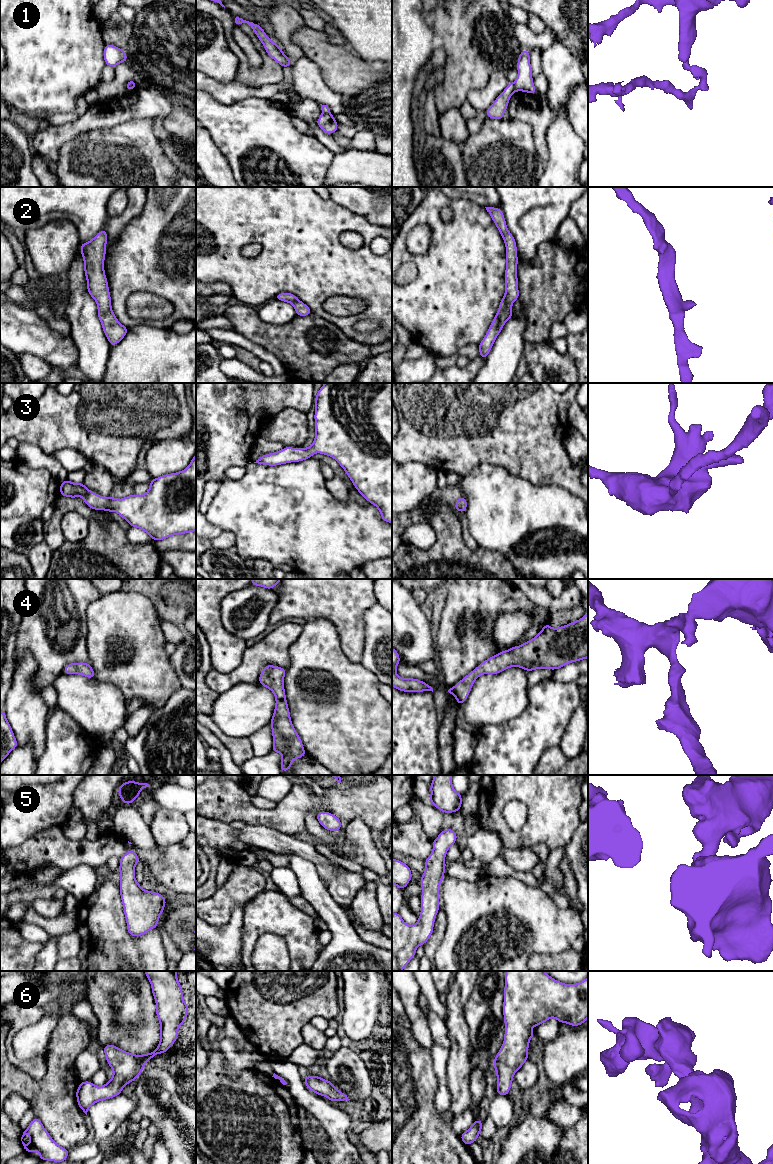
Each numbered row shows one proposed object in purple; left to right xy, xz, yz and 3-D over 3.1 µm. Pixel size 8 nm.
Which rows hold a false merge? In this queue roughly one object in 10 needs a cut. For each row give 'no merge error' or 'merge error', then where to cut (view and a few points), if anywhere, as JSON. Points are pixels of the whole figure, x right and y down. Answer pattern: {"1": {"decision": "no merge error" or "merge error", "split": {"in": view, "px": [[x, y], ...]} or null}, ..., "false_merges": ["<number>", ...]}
{"1": {"decision": "merge error", "split": {"in": "yz", "px": [[512, 83], [515, 90]]}}, "2": {"decision": "no merge error", "split": null}, "3": {"decision": "no merge error", "split": null}, "4": {"decision": "no merge error", "split": null}, "5": {"decision": "no merge error", "split": null}, "6": {"decision": "no merge error", "split": null}, "false_merges": ["1"]}

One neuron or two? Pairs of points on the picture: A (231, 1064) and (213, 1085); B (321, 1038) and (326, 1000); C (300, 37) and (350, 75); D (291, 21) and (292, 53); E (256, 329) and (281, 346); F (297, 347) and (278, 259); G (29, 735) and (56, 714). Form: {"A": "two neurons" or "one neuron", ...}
{"A": "two neurons", "B": "two neurons", "C": "one neuron", "D": "one neuron", "E": "one neuron", "F": "two neurons", "G": "two neurons"}

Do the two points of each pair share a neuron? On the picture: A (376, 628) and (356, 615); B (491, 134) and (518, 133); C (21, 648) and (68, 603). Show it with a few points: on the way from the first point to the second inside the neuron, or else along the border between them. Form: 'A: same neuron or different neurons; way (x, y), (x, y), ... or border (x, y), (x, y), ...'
A: different neurons; border (377, 602), (365, 611), (363, 644)
B: same neuron; way (498, 134), (511, 134)
C: same neuron; way (33, 636), (56, 615)

